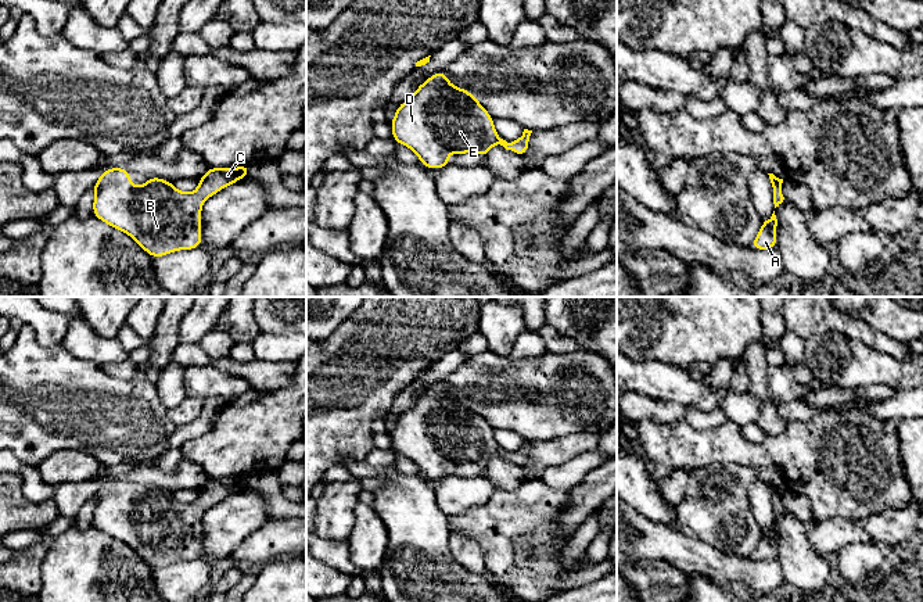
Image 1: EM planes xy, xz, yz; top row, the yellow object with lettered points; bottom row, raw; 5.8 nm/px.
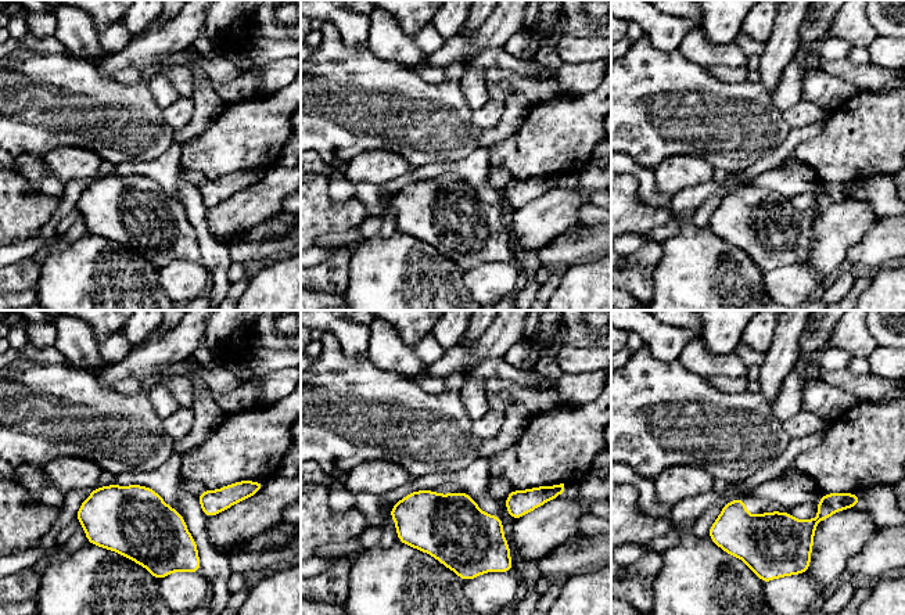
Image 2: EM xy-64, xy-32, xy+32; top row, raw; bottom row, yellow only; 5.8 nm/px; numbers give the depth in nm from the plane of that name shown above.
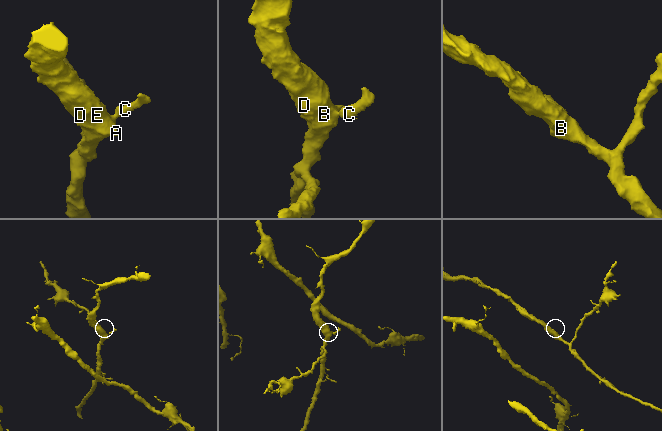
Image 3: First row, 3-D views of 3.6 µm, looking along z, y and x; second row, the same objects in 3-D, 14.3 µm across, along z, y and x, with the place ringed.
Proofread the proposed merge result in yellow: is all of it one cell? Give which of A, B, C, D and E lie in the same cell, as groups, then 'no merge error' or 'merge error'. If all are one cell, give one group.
A B C D E | no merge error

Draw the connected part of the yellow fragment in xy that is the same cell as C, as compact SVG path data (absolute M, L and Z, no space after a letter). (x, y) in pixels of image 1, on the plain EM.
M249 476L208 479L195 502L182 504L157 487L133 498L129 480L109 479L93 495L93 526L128 544L151 569L200 559L202 515L249 484Z

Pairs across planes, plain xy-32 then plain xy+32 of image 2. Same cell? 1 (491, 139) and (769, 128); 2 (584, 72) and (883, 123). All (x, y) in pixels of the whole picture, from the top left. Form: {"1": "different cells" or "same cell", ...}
{"1": "different cells", "2": "different cells"}

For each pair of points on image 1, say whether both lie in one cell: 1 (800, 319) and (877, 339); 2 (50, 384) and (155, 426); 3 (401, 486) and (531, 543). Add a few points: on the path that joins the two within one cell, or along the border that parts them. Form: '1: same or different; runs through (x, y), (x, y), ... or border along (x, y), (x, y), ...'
1: same; runs through (819, 319), (833, 319), (858, 329)
2: same; runs through (76, 405), (129, 423)
3: different; border along (448, 518), (451, 533)

